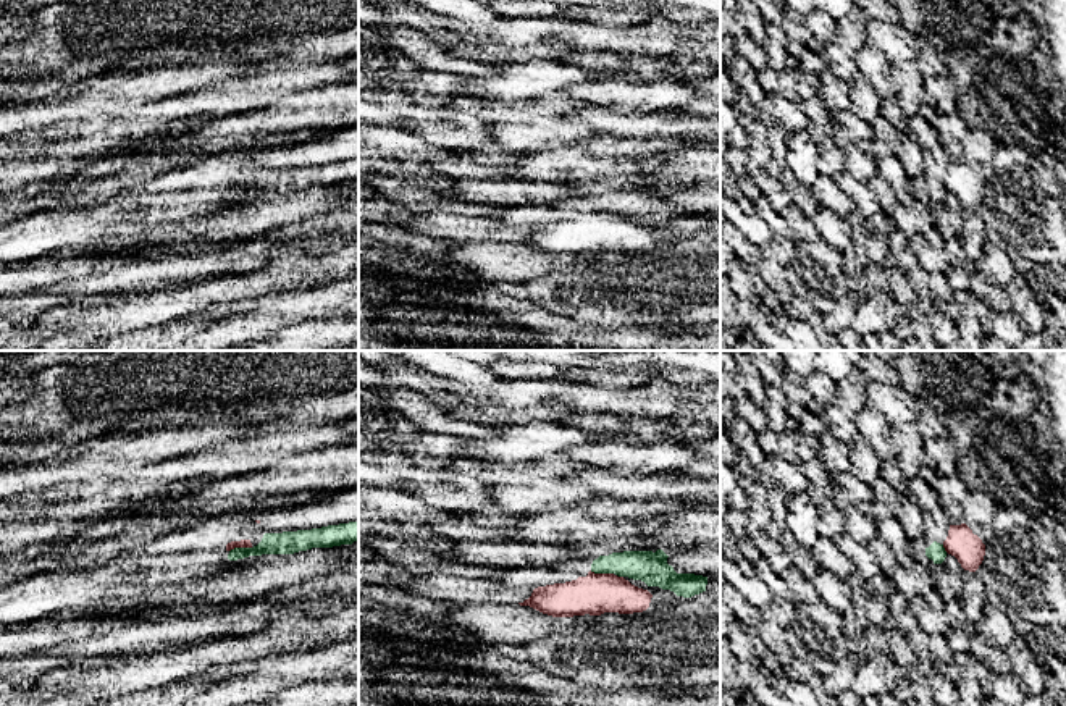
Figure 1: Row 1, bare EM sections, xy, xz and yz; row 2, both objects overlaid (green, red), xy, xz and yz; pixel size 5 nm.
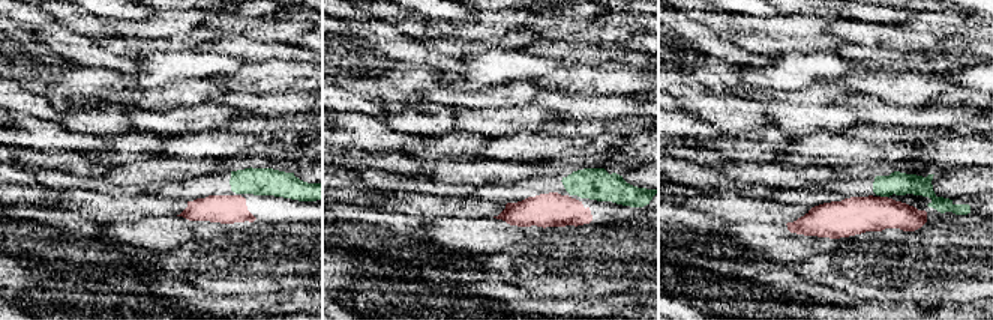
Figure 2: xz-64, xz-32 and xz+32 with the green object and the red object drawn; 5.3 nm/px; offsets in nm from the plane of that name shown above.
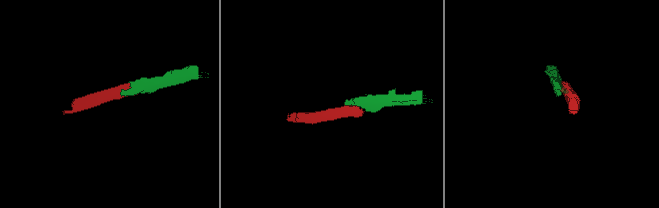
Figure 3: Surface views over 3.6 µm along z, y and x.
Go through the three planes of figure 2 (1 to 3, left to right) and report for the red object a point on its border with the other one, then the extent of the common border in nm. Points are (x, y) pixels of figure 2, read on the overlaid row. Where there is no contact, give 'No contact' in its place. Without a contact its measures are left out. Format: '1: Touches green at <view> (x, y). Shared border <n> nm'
1: No contact
2: No contact
3: Touches green at xz+32 (884, 196). Shared border 40 nm

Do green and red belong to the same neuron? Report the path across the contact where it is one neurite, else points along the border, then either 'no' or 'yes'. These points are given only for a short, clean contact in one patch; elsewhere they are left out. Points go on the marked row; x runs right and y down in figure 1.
along xz (590, 571), (612, 574) | no

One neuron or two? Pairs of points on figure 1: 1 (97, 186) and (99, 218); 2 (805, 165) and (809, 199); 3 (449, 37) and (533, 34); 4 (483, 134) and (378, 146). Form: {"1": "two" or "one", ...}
{"1": "two", "2": "two", "3": "one", "4": "two"}

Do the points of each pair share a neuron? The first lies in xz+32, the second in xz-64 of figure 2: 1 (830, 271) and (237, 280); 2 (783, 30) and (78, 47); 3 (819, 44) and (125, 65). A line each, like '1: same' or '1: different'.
1: same
2: different
3: different

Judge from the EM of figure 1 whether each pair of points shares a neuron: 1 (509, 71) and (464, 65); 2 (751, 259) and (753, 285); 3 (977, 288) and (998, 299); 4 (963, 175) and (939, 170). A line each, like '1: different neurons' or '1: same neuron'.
1: different neurons
2: different neurons
3: same neuron
4: same neuron

